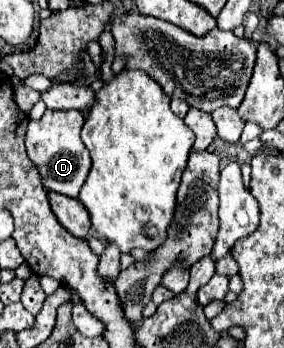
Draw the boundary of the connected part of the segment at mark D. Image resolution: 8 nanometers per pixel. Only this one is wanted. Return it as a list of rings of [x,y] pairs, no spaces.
[[[47,110],[41,120],[31,120],[25,134],[27,154],[37,166],[47,190],[77,198],[91,168],[91,156],[81,142],[81,124],[85,116],[79,110]]]

